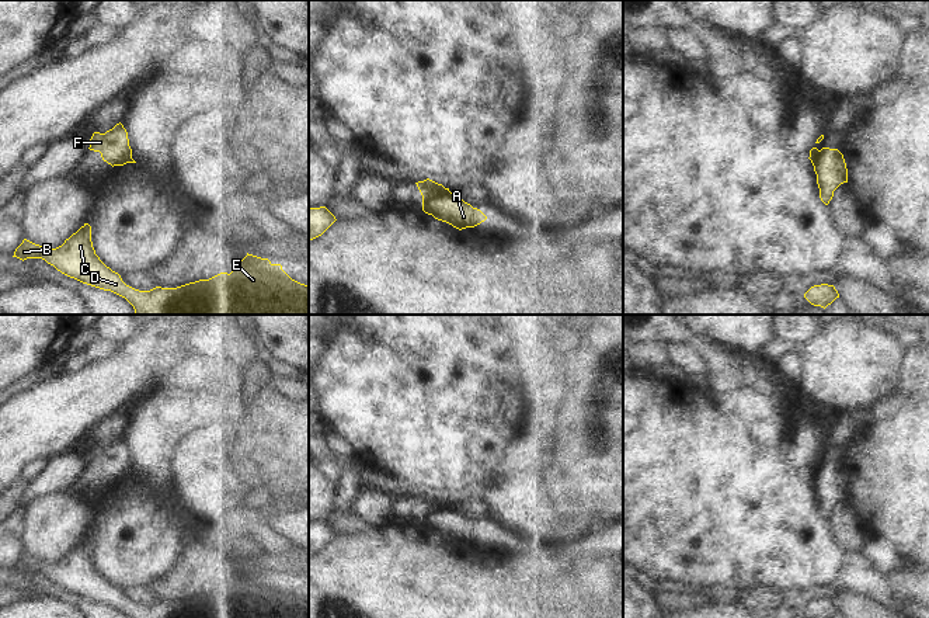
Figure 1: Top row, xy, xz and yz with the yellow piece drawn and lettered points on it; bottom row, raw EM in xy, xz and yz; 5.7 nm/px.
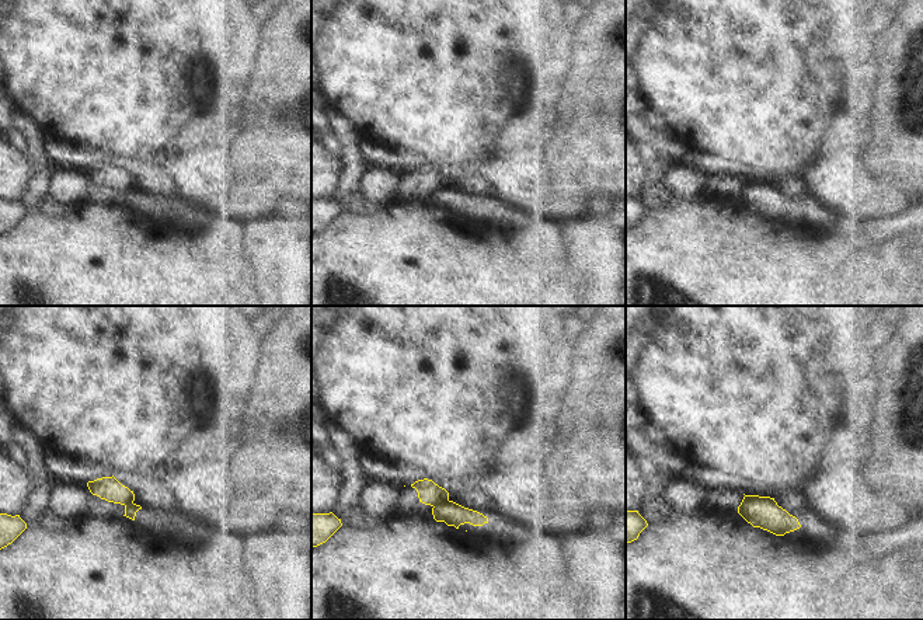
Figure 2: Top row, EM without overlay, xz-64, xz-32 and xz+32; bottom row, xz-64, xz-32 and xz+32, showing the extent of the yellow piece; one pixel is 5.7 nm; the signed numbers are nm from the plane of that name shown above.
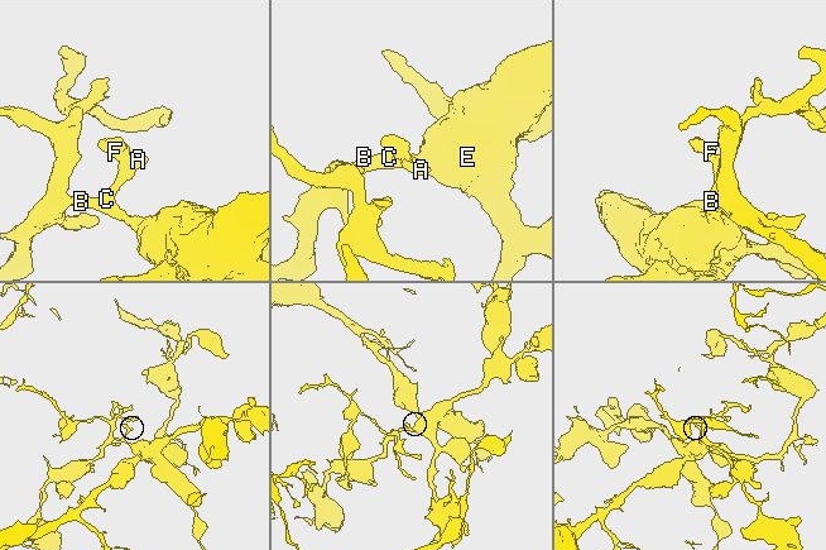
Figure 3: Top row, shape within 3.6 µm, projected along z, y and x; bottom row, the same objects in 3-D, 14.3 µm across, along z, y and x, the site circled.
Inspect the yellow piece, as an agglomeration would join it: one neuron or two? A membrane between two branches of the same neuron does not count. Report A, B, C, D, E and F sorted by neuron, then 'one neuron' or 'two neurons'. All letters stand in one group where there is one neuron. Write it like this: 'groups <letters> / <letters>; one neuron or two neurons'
groups A B C D E / F; two neurons

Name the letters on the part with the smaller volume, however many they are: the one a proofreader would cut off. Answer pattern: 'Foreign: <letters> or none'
Foreign: F

